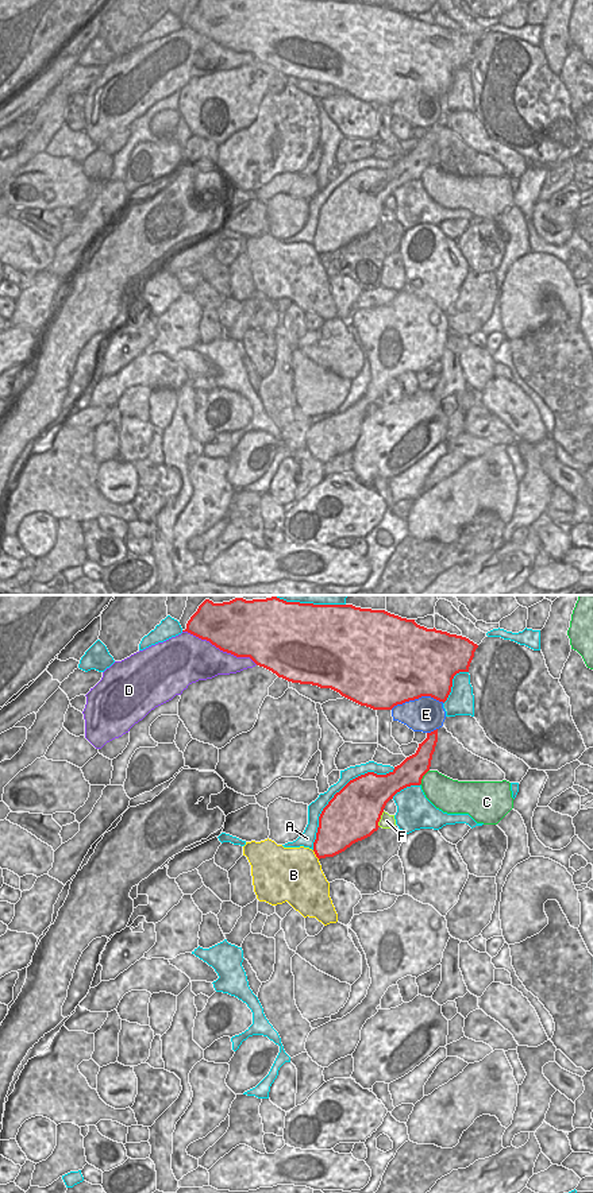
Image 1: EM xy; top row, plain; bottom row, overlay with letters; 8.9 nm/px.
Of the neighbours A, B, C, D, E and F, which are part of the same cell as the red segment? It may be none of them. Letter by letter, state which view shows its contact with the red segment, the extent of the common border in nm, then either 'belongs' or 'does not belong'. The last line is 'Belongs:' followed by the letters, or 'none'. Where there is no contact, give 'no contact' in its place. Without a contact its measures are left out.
A: contact in xy; length 1050 nm; does not belong
B: contact in xy; length 110 nm; does not belong
C: contact in xy; length 170 nm; does not belong
D: contact in xy; length 750 nm; does not belong
E: contact in xy; length 480 nm; does not belong
F: contact in xy; length 150 nm; does not belong
Belongs: none

